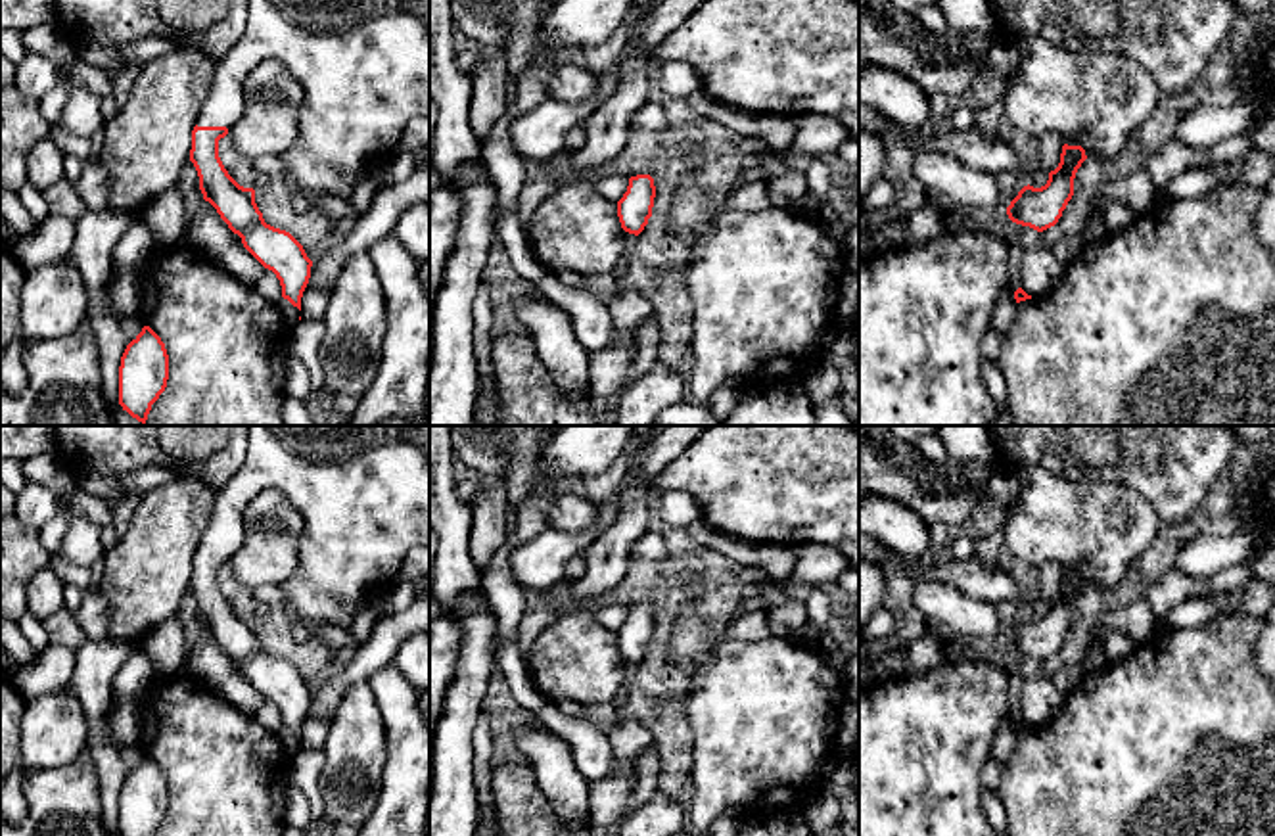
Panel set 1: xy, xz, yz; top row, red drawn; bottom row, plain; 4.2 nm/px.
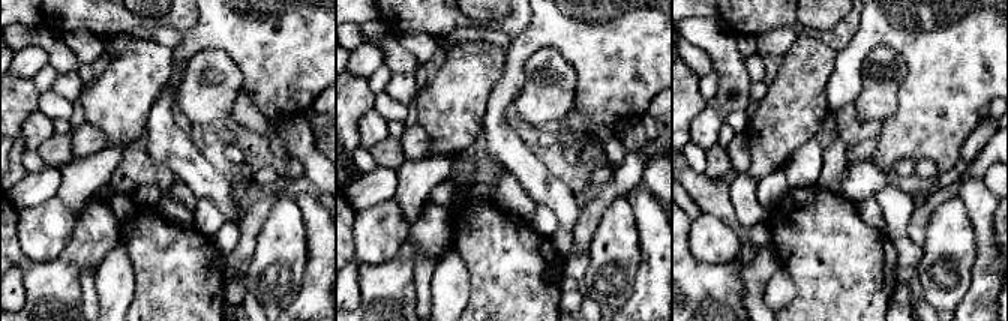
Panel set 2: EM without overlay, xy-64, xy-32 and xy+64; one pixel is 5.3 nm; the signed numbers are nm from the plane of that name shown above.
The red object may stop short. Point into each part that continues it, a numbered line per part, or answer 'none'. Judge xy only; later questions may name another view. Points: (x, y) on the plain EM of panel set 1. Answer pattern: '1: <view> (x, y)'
1: xy (363, 491)

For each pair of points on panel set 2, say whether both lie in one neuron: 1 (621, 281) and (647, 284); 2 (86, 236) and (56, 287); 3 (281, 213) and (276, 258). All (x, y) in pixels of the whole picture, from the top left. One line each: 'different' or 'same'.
1: different
2: same
3: same

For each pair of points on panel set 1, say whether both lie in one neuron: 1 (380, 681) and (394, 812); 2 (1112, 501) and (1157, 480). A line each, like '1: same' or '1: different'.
1: same
2: different

